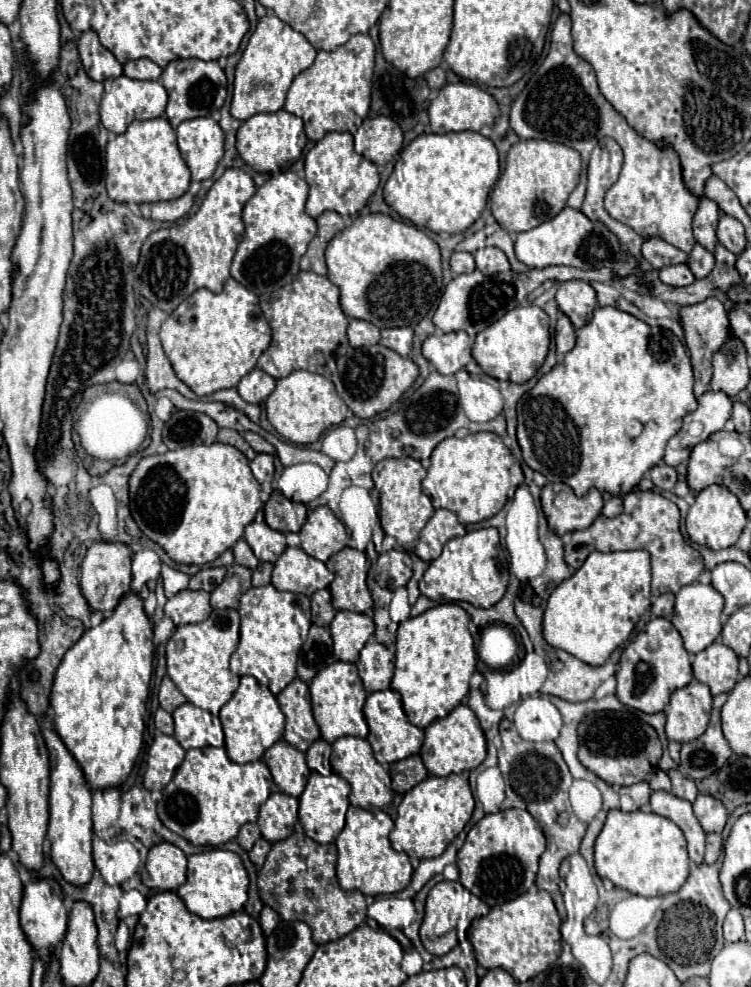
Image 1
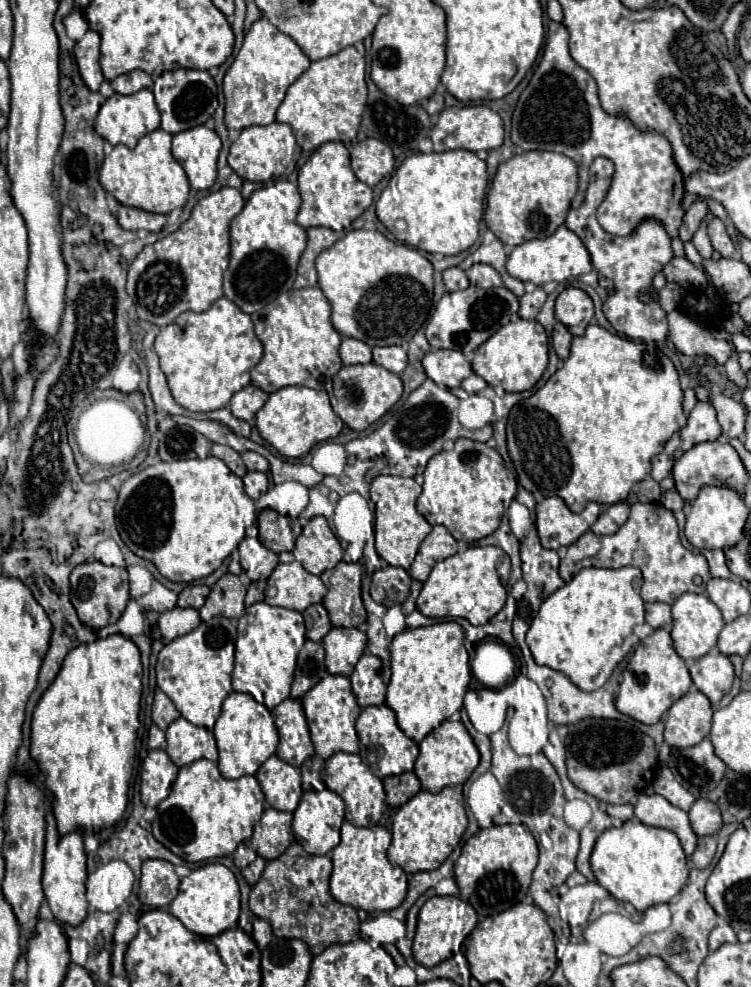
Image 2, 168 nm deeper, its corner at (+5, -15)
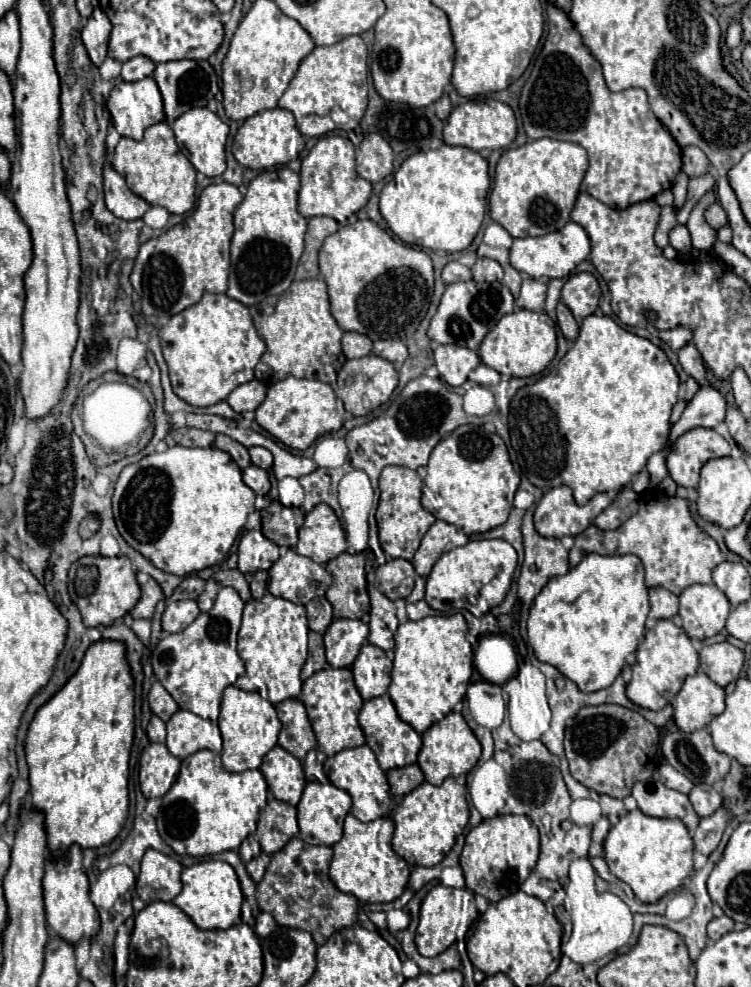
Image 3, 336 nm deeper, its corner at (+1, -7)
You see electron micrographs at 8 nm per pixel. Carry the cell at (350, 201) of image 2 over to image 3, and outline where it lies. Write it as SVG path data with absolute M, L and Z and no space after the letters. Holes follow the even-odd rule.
M330 134L320 138L310 154L302 160L302 188L298 194L298 212L304 218L330 216L340 224L348 224L348 218L366 206L372 194L372 184L356 174L354 152L354 144L346 136Z

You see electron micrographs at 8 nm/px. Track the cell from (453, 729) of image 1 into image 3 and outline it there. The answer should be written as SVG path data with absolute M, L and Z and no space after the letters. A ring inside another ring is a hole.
M450 712L438 724L432 724L422 734L422 742L424 744L422 744L422 750L418 754L418 766L422 768L426 782L436 784L436 786L442 784L444 778L448 778L448 776L468 774L476 766L476 762L482 754L478 738L474 736L474 732L470 732L470 726L466 724L462 714L458 714L458 712Z

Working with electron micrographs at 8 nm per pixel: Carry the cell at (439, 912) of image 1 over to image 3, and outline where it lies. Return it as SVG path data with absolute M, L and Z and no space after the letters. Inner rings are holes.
M434 886L420 908L420 924L416 930L416 946L422 956L438 956L446 948L459 940L464 940L471 925L479 918L474 902L474 894L470 890L454 890L446 886Z

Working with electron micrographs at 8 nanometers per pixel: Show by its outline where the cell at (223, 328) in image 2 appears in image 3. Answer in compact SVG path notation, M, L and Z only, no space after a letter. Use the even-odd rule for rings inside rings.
M206 292L198 304L172 316L170 322L166 326L162 326L160 346L162 346L164 360L170 370L174 394L180 396L182 400L186 400L188 404L200 406L200 408L226 400L228 394L236 386L250 382L254 378L254 366L258 364L260 356L266 352L266 344L258 336L248 308L244 304L240 304L238 300L232 300L226 294L210 294L210 292Z

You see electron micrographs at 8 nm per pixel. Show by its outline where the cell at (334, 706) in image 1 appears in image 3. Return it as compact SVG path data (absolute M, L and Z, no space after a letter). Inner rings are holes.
M326 668L326 670L312 674L302 684L302 692L300 692L298 700L304 702L308 718L312 722L312 728L318 738L318 748L326 756L332 756L344 748L354 748L354 746L364 744L364 732L358 724L358 712L360 712L364 700L358 694L350 668Z

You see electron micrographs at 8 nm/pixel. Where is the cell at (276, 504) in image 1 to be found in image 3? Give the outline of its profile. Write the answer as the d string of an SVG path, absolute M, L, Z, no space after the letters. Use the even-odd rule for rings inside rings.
M270 502L262 514L262 534L278 546L294 548L298 538L296 530L304 523L305 513L297 507L286 507L278 502Z

